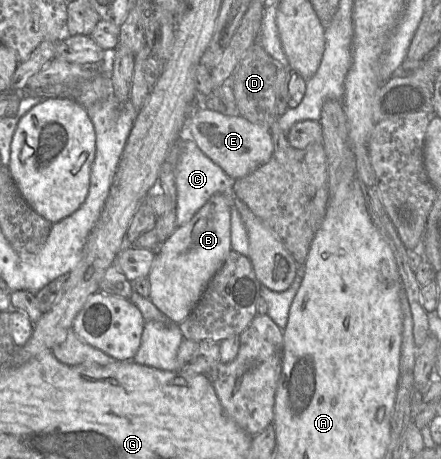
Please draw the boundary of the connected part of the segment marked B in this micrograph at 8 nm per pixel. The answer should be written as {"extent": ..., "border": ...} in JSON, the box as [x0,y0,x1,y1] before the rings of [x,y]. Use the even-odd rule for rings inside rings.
{"extent":[147,194,231,324],"border":[[[215,194],[188,223],[178,226],[156,250],[155,259],[147,276],[150,282],[149,299],[171,322],[180,324],[190,315],[209,282],[222,267],[231,251],[230,227],[231,212],[228,199],[222,194]]]}

